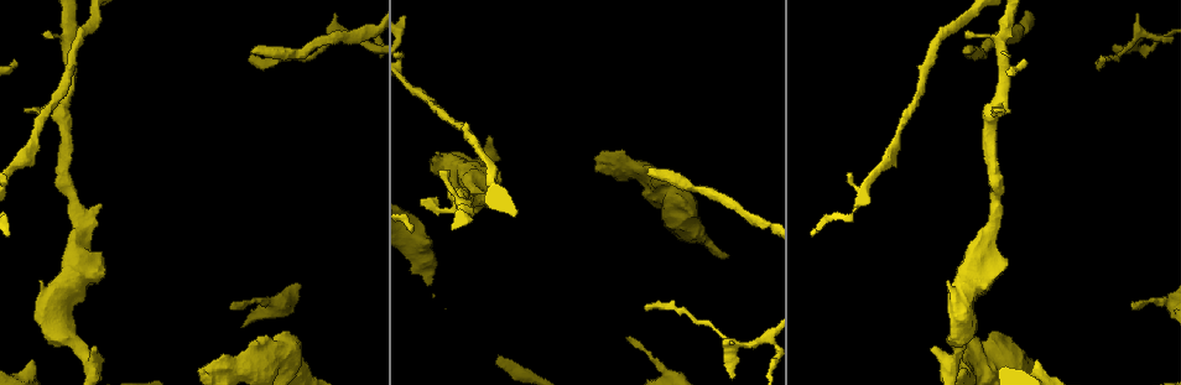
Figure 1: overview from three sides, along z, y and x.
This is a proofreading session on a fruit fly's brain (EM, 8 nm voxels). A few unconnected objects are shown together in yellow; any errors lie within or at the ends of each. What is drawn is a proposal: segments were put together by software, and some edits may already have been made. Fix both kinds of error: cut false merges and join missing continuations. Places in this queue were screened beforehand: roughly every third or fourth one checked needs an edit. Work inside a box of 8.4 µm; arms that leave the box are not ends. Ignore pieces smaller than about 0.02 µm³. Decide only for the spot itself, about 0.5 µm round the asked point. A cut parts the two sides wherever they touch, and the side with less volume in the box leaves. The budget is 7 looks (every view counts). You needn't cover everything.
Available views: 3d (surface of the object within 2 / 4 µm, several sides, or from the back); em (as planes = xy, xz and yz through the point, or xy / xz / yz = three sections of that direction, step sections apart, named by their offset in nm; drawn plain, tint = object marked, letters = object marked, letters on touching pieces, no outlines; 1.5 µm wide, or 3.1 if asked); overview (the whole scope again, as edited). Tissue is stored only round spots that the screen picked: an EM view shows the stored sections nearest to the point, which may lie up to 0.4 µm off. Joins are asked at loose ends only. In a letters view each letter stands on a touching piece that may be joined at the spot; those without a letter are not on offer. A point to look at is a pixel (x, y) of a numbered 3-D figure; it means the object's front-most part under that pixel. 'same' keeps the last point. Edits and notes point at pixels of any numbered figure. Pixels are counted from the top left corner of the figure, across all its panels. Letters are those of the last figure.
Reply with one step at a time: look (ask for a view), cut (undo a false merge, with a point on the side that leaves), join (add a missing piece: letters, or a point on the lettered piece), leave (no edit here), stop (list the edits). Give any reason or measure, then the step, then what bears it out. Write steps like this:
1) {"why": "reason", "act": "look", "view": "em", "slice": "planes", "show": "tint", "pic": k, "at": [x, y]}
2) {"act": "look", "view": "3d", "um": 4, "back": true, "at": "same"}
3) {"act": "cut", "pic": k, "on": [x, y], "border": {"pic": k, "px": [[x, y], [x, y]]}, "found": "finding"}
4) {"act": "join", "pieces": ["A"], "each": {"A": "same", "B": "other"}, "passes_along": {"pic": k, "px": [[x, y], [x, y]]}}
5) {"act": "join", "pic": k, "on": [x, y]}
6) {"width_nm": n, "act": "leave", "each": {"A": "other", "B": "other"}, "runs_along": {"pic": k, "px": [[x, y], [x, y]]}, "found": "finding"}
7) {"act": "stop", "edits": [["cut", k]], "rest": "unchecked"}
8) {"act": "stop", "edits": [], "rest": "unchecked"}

{"why": "branch stops here", "act": "look", "view": "em", "slice": "xy", "step": 4, "show": "tint", "pic": 1, "at": [968, 55]}

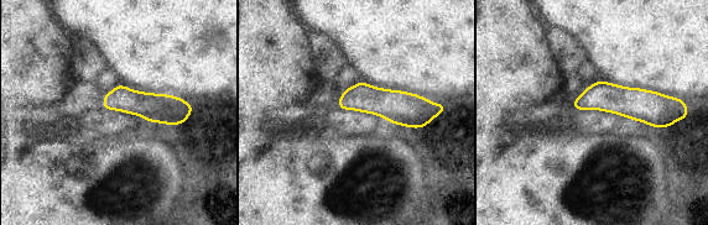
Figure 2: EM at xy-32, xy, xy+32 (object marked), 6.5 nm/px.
{"why": "another direction", "act": "look", "view": "em", "slice": "planes", "show": "letters", "at": "same"}

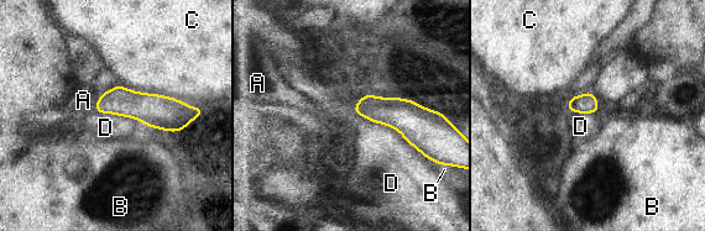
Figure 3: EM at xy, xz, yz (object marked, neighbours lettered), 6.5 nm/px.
{"longest_contact_nm": ["D", 600], "act": "join", "pieces": ["A"], "each": {"A": "same", "B": "other", "C": "other", "D": "other"}, "passes_along": {"pic": 3, "px": [[120, 101], [95, 104], [83, 100]]}, "found": "the cell continues"}

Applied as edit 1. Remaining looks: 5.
{"why": "free end", "act": "look", "view": "3d", "um": 2, "pic": 1, "at": [1105, 59]}

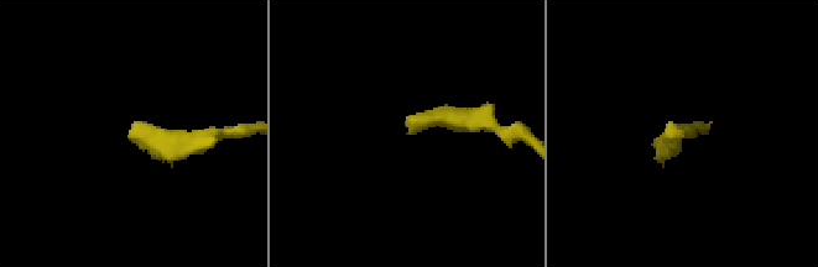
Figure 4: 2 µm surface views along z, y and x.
{"act": "look", "view": "em", "slice": "xy", "step": 8, "show": "tint", "pic": 4, "at": [412, 133]}

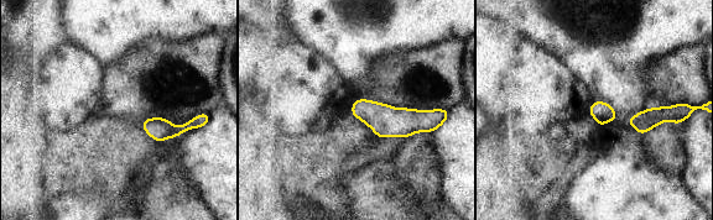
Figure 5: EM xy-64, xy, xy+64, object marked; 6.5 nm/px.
{"why": "cut it another way", "act": "look", "view": "em", "slice": "planes", "show": "letters", "at": "same"}

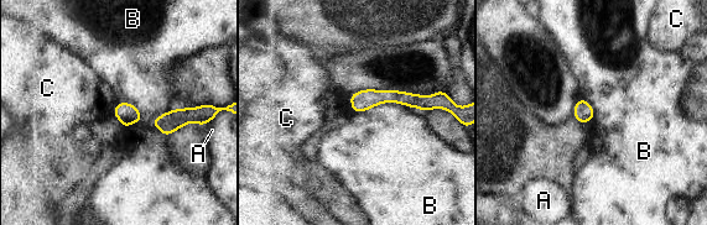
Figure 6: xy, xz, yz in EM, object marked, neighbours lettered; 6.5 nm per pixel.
{"act": "leave", "each": {"A": "other", "B": "other", "C": "other"}, "border": {"pic": 6, "px": [[424, 110], [380, 103], [352, 114]]}, "found": "no lettered piece goes on from it"}

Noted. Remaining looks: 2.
{"act": "stop", "edits": [["join", 3]], "rest": "unchecked"}

